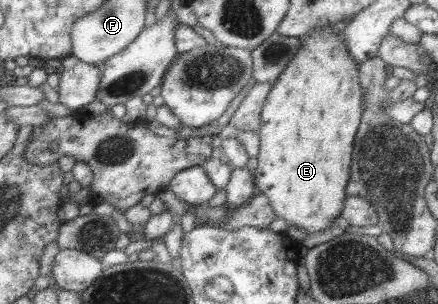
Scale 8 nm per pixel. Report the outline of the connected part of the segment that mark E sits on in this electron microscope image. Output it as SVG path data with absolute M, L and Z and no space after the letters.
M331 25L318 27L318 29L312 29L306 37L299 38L302 43L300 43L300 47L298 47L294 59L290 59L290 63L284 67L284 71L280 73L280 77L271 85L264 106L261 109L260 127L257 130L259 135L258 165L256 165L256 171L251 173L255 187L260 193L263 193L267 197L277 217L284 219L285 223L288 225L295 225L300 229L306 230L308 234L328 228L329 223L334 217L339 215L342 209L343 199L346 197L345 185L350 177L354 136L356 135L361 112L363 111L362 94L358 81L358 64L350 55L346 55L346 47L344 47L344 41L342 41L342 34L338 32L335 33L330 28Z

